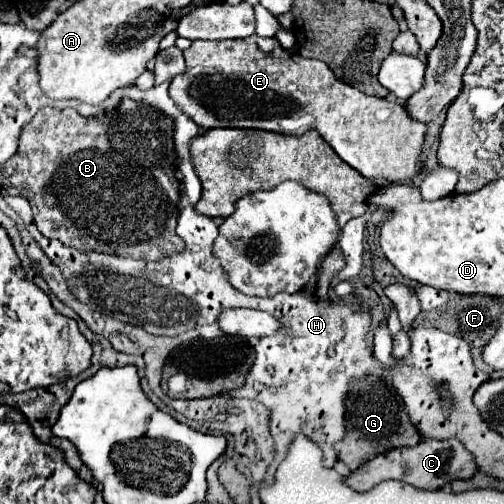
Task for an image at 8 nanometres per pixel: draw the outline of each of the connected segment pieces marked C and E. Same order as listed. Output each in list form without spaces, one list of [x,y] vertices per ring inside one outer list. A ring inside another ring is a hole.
[[[423,439],[415,447],[399,447],[385,453],[375,455],[373,459],[365,461],[359,469],[355,469],[349,477],[345,477],[345,483],[355,491],[369,491],[377,483],[395,479],[409,483],[417,489],[441,489],[443,485],[455,481],[455,479],[471,479],[477,471],[477,465],[473,457],[465,451],[463,443],[457,439],[447,441],[435,441],[435,439]]]
[[[251,35],[245,39],[193,41],[183,55],[187,69],[171,81],[169,95],[175,105],[201,129],[239,127],[265,129],[285,135],[303,135],[305,131],[315,129],[345,163],[367,179],[387,177],[389,181],[399,183],[403,179],[411,179],[419,171],[419,155],[427,129],[425,123],[409,119],[405,107],[395,101],[369,97],[359,89],[341,83],[323,61],[307,59],[295,51],[283,49],[275,37],[263,39],[259,35]]]

